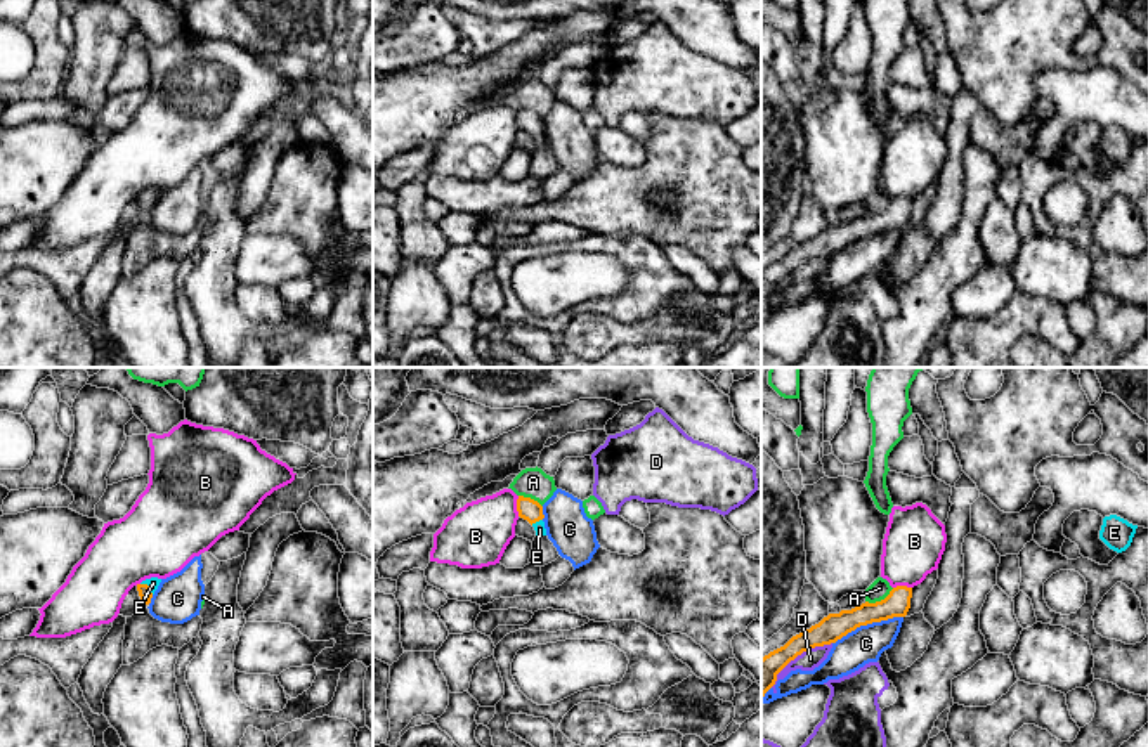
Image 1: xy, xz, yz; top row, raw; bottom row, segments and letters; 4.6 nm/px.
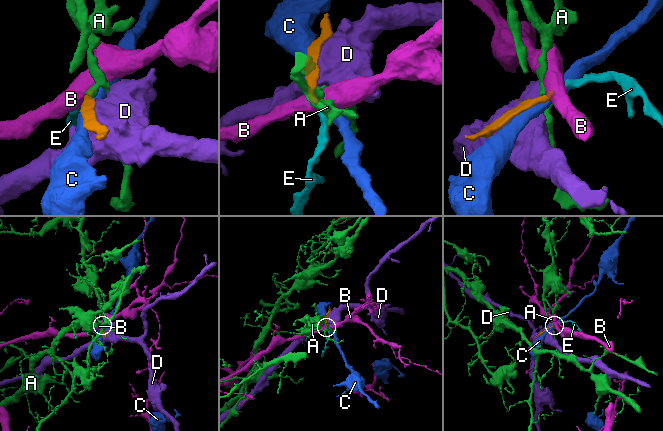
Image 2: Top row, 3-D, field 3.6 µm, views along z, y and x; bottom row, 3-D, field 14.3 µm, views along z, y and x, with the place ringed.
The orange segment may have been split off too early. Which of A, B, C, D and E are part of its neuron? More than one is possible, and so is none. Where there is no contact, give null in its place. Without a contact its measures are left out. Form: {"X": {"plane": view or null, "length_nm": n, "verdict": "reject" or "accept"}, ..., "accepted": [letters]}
{"A": {"plane": "yz", "length_nm": 150, "verdict": "reject"}, "B": {"plane": "xz", "length_nm": 100, "verdict": "reject"}, "C": {"plane": "yz", "length_nm": 360, "verdict": "reject"}, "D": {"plane": "yz", "length_nm": 360, "verdict": "reject"}, "E": {"plane": "xy", "length_nm": 80, "verdict": "accept"}, "accepted": ["E"]}

